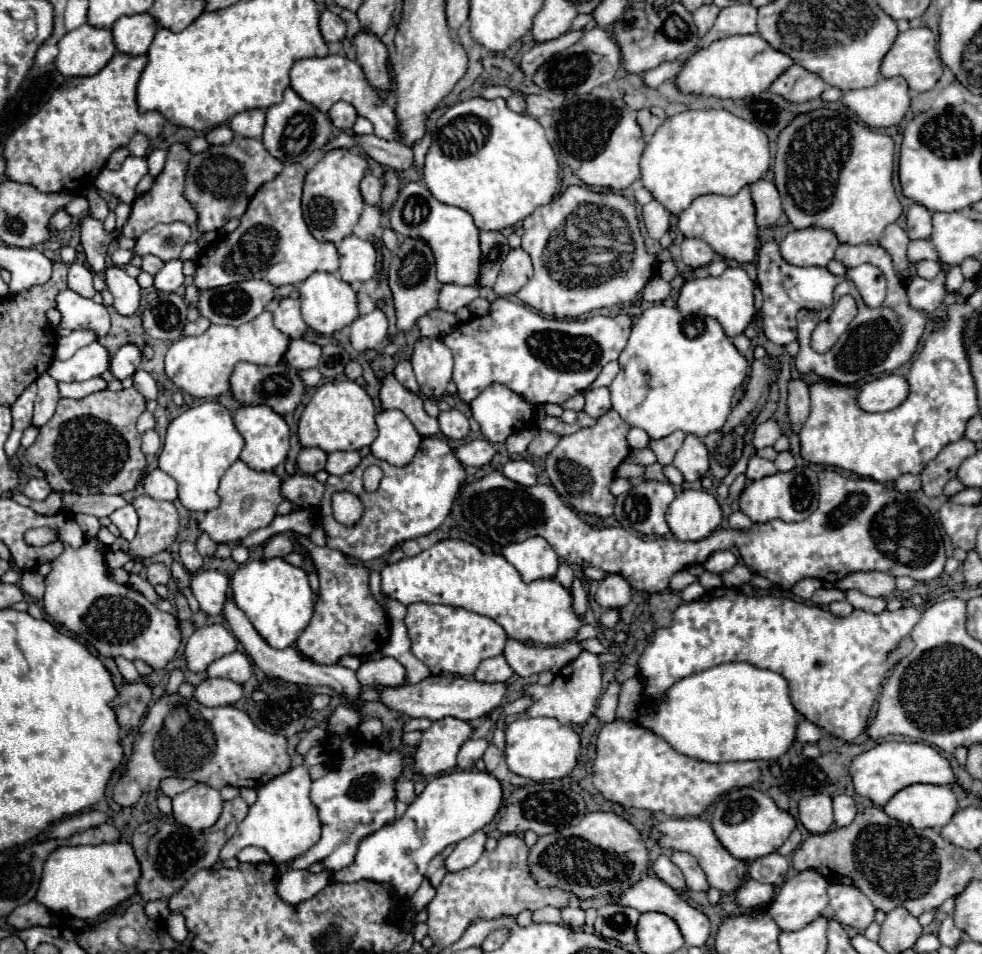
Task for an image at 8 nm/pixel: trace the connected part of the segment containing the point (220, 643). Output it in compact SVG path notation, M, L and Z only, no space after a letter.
M205 625L197 629L185 647L185 657L187 657L187 667L191 671L205 671L215 659L233 653L237 649L235 637L221 625Z

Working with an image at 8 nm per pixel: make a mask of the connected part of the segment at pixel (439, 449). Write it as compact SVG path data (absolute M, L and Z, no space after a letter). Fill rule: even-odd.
M425 437L421 441L417 455L405 467L393 467L387 461L381 461L373 455L363 457L361 465L355 471L343 477L329 477L325 481L325 495L319 505L319 515L323 521L325 535L327 535L327 547L339 549L343 555L365 563L365 561L385 555L387 551L391 551L393 547L397 547L399 543L407 539L427 535L445 521L465 479L467 479L467 473L463 465L459 463L459 459L455 457L455 451L449 447L447 439L443 437ZM369 465L379 465L383 469L383 479L375 493L367 493L361 481L363 471ZM339 491L349 491L363 501L365 511L359 523L351 527L337 523L333 517L331 497L333 493L339 493Z

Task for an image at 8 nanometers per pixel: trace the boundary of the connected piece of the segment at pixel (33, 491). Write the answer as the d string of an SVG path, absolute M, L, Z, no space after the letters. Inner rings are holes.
M29 479L23 487L21 487L21 493L27 495L29 499L45 499L49 493L51 493L51 485L45 481L45 479Z

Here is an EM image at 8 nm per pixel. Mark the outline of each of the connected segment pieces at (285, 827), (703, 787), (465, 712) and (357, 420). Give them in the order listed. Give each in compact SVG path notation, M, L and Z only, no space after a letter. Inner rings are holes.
M322 745L312 747L304 757L304 762L299 767L291 767L287 773L271 779L263 787L257 789L257 801L249 807L247 817L239 823L237 833L225 843L221 849L219 859L227 861L235 857L237 851L243 847L259 847L269 853L271 861L281 865L281 863L291 863L293 859L305 855L319 839L321 839L321 821L319 821L319 811L313 805L309 797L311 789L311 779L309 779L309 767L326 763L328 754Z
M611 721L601 729L593 771L593 785L605 799L625 807L663 811L669 817L697 817L719 795L759 779L757 761L703 763L677 753L649 729L623 721Z
M431 675L417 685L401 685L401 687L385 687L381 689L379 701L387 709L401 711L409 717L429 717L433 721L443 717L459 717L459 719L479 719L489 715L501 705L501 699L507 693L505 683L481 683L471 677L457 677L457 675Z
M333 379L323 383L305 405L299 419L299 441L303 447L319 447L327 453L355 451L371 445L377 437L375 407L367 391L351 379Z

